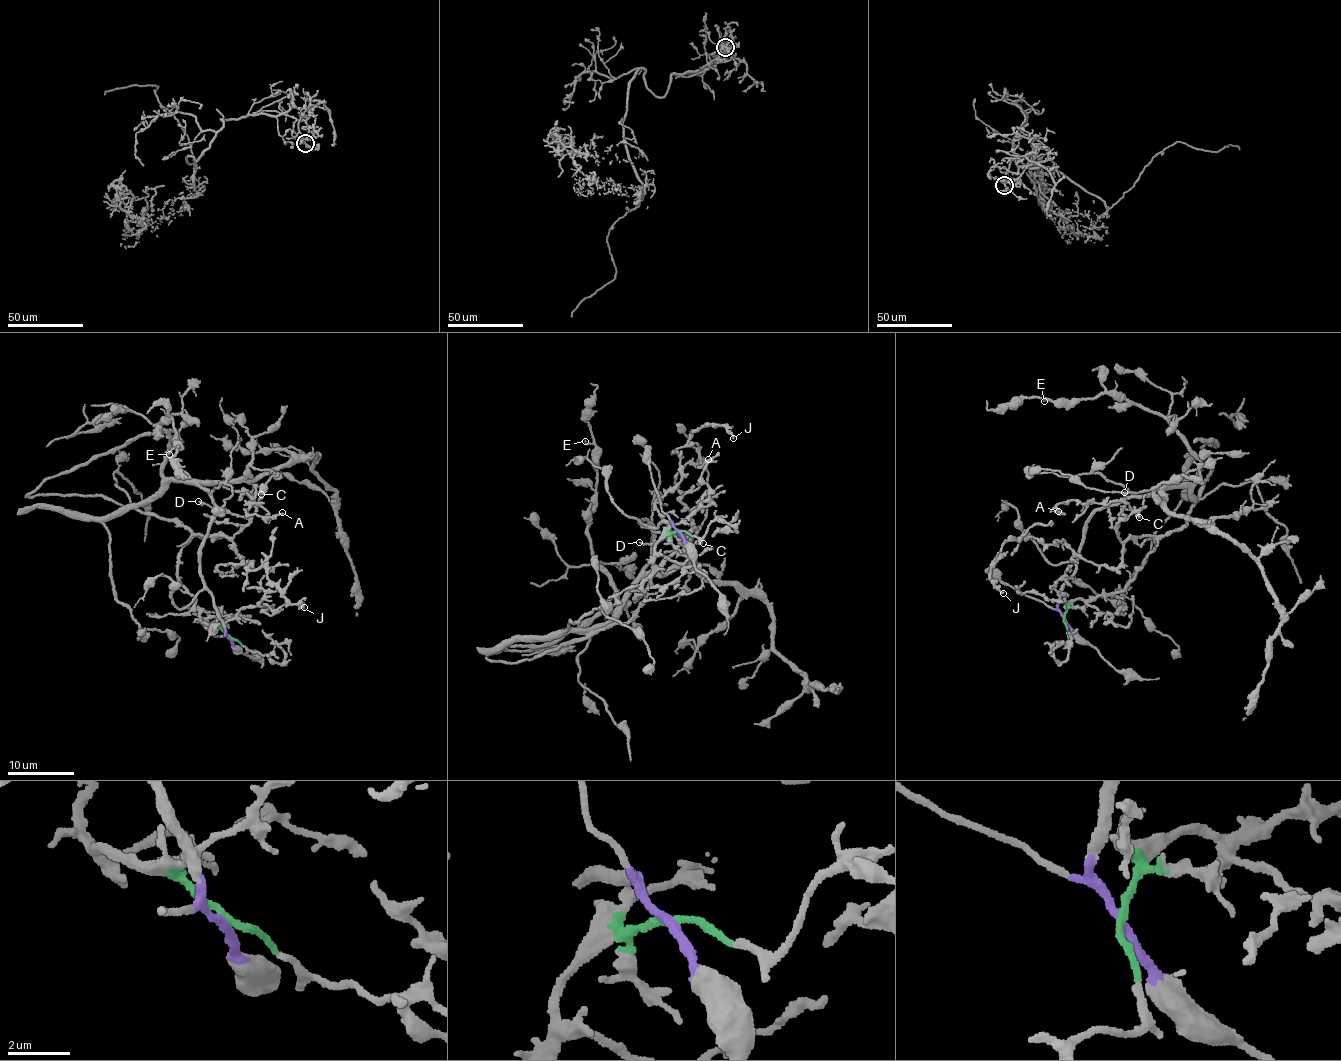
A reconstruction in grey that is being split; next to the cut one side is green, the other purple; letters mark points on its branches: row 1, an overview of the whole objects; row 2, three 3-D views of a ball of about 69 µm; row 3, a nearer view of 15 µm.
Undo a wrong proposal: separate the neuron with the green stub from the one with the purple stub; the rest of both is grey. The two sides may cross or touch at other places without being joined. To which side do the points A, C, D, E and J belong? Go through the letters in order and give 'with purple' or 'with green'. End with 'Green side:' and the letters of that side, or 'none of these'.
A: with green
C: with green
D: with green
E: with purple
J: with green
Green side: A, C, D, J

